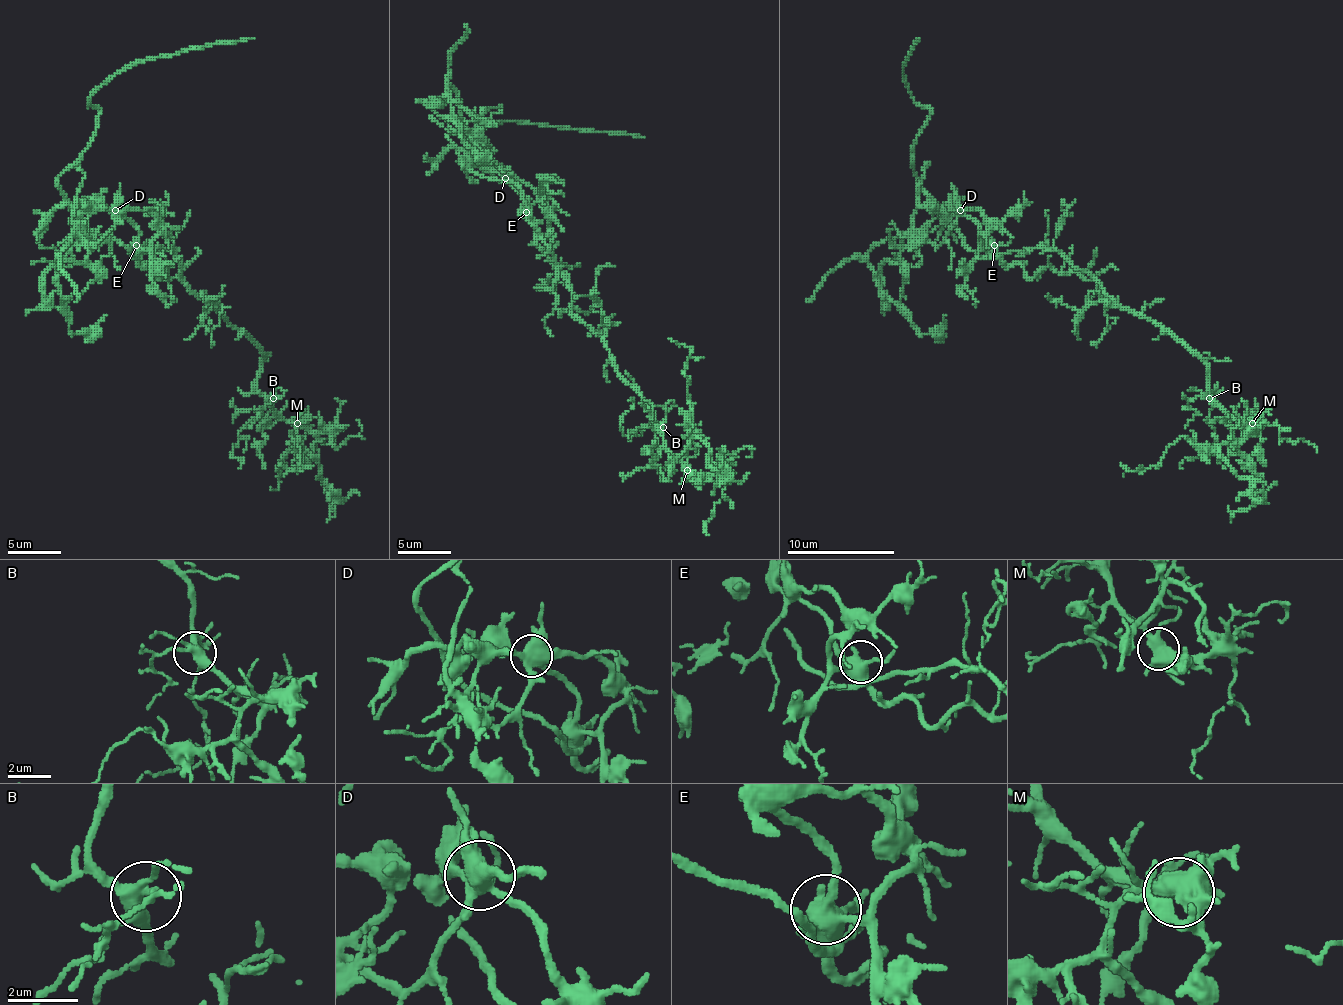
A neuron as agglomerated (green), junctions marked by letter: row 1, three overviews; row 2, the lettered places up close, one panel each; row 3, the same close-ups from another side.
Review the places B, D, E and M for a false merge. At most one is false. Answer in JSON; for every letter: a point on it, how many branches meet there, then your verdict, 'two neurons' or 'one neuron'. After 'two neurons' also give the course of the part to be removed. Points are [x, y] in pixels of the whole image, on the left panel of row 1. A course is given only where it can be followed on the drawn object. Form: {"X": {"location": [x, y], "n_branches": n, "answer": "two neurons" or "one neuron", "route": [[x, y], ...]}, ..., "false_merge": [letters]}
{"B": {"location": [273, 398], "n_branches": 5, "answer": "one neuron"}, "D": {"location": [115, 210], "n_branches": 5, "answer": "two neurons", "route": [[115, 210], [115, 226], [98, 245], [74, 234], [58, 253], [58, 286], [69, 331], [85, 334], [106, 315]]}, "E": {"location": [136, 245], "n_branches": 5, "answer": "one neuron"}, "M": {"location": [297, 423], "n_branches": 5, "answer": "one neuron"}, "false_merge": ["D"]}

